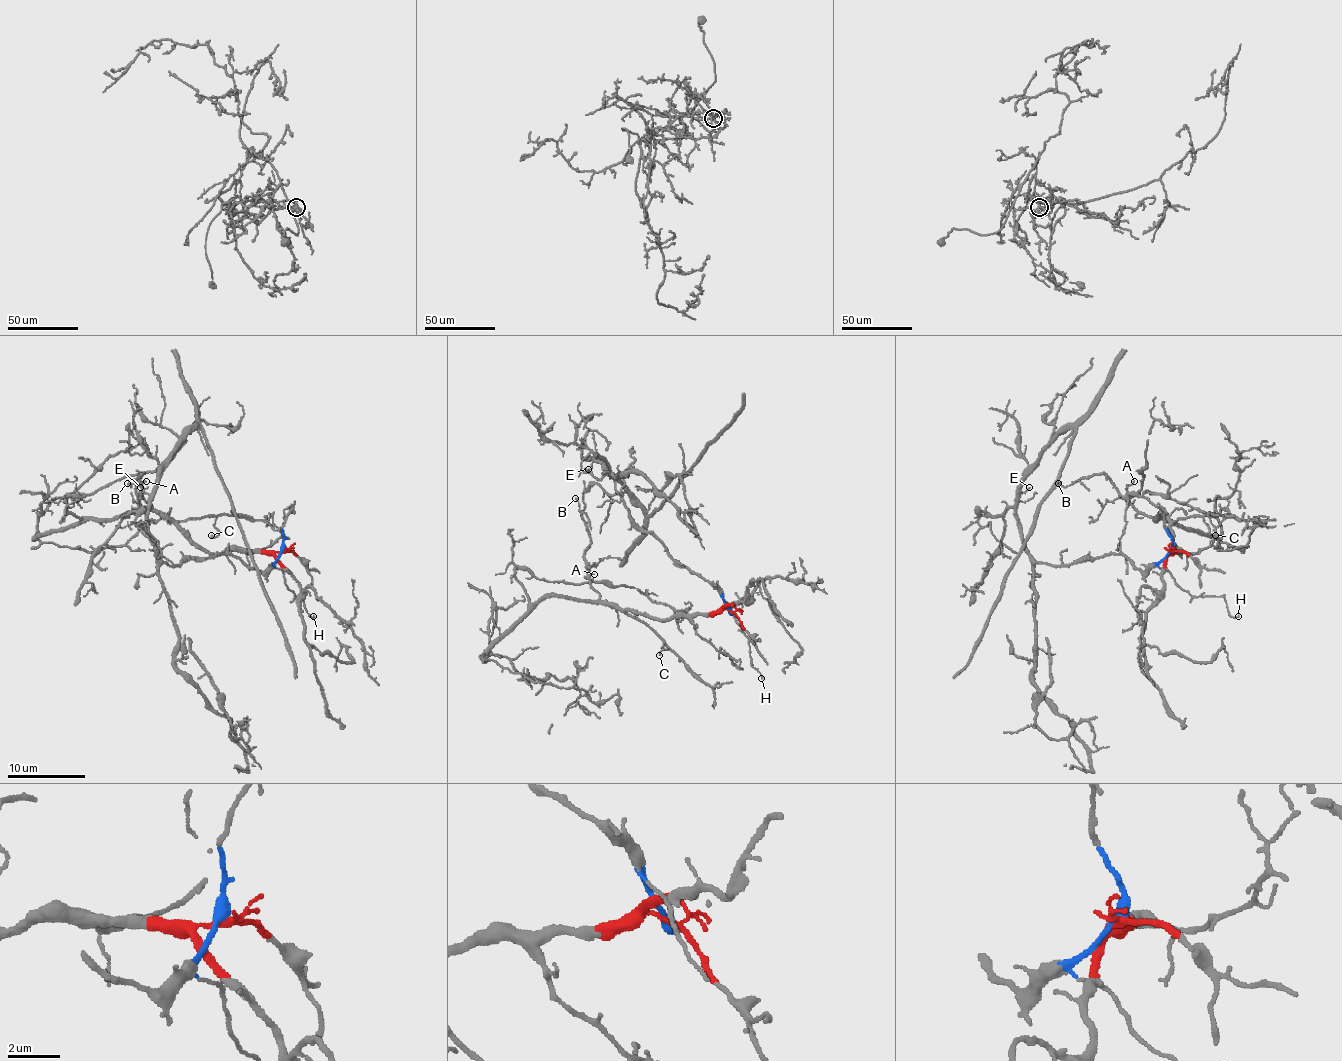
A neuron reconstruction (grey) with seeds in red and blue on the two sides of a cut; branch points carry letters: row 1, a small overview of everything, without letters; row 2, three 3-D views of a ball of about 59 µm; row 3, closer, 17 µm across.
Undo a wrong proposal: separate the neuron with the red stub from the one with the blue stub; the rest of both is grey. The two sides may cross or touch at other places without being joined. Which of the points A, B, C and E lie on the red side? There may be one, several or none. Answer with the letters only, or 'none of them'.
A, B, C

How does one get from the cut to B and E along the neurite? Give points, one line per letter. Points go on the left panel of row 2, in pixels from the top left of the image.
B: (283, 551), (207, 553), (137, 493), (137, 481), (142, 475), (131, 487), (127, 483)
E: (283, 551), (263, 570), (230, 555), (185, 559), (179, 565), (164, 563), (146, 528), (148, 496), (140, 487)

